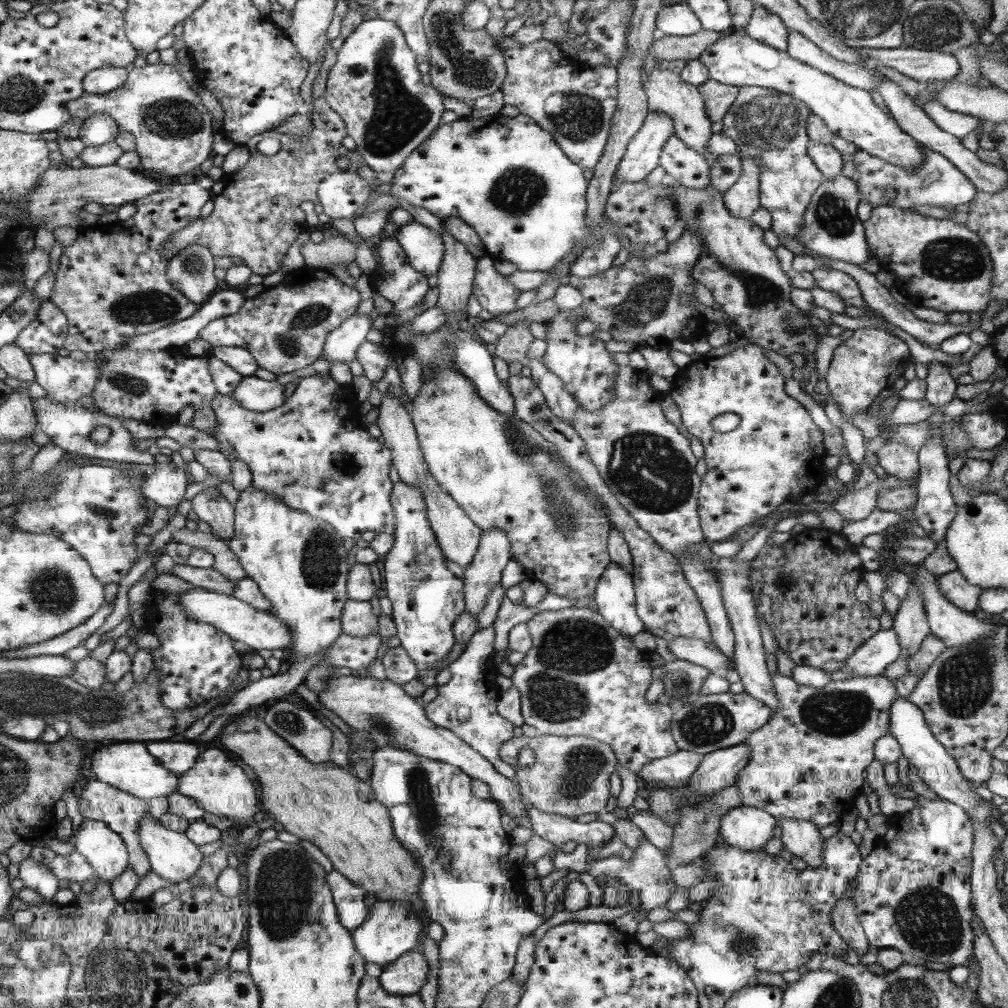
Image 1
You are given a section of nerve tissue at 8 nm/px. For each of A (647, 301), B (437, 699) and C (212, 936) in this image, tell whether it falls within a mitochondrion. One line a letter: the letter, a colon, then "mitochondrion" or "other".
A: mitochondrion
B: other
C: other

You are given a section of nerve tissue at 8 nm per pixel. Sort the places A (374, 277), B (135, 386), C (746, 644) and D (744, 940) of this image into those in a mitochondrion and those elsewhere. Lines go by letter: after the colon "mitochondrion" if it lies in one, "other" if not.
A: other
B: mitochondrion
C: other
D: mitochondrion

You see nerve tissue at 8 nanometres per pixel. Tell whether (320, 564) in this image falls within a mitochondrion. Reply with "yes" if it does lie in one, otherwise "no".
yes

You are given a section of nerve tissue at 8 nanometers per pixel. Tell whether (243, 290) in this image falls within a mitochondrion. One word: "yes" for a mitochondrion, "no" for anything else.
no

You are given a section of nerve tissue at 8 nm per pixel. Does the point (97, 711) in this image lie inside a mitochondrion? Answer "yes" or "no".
yes

